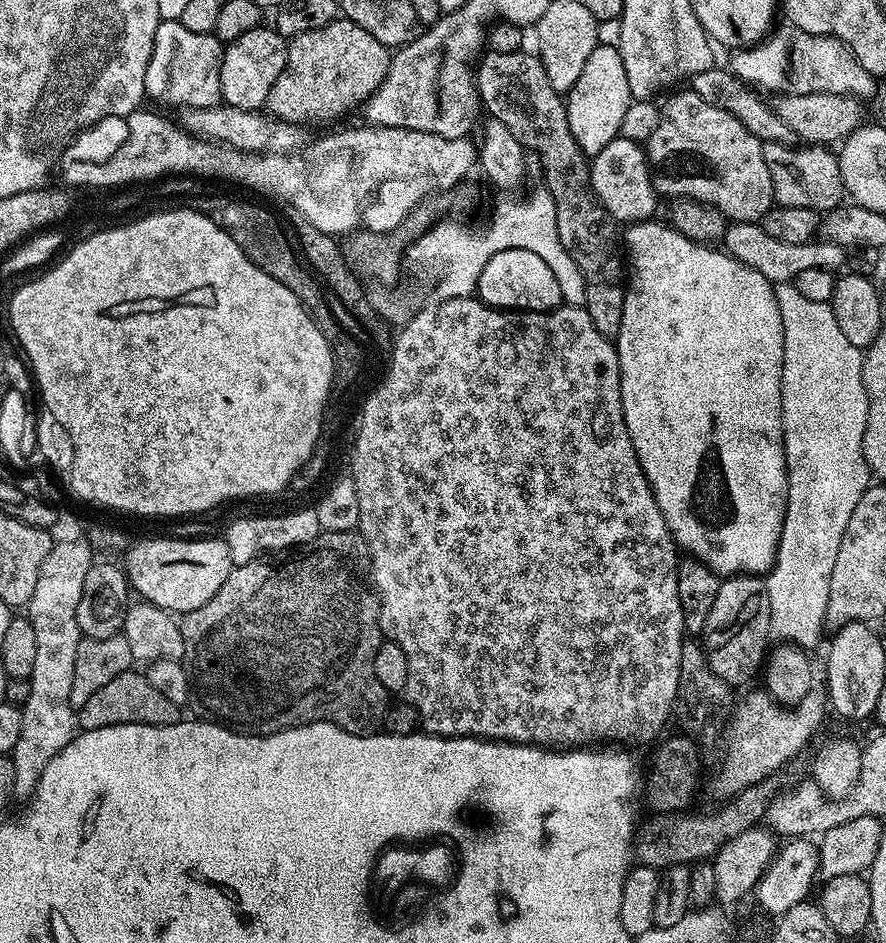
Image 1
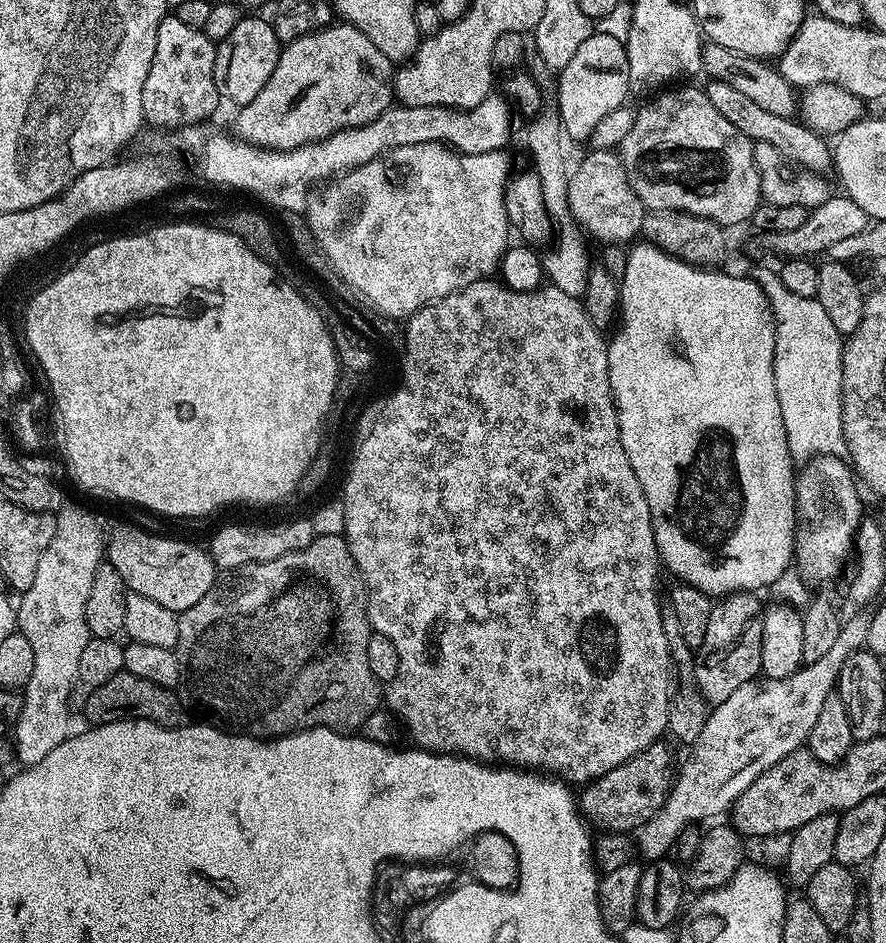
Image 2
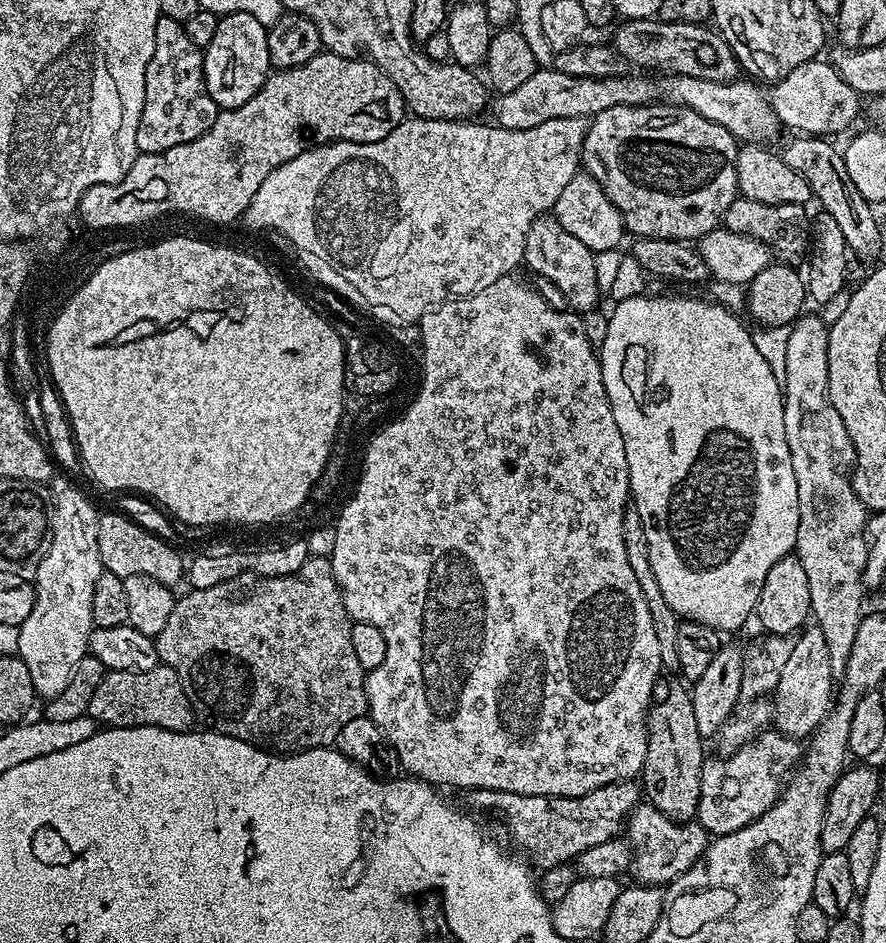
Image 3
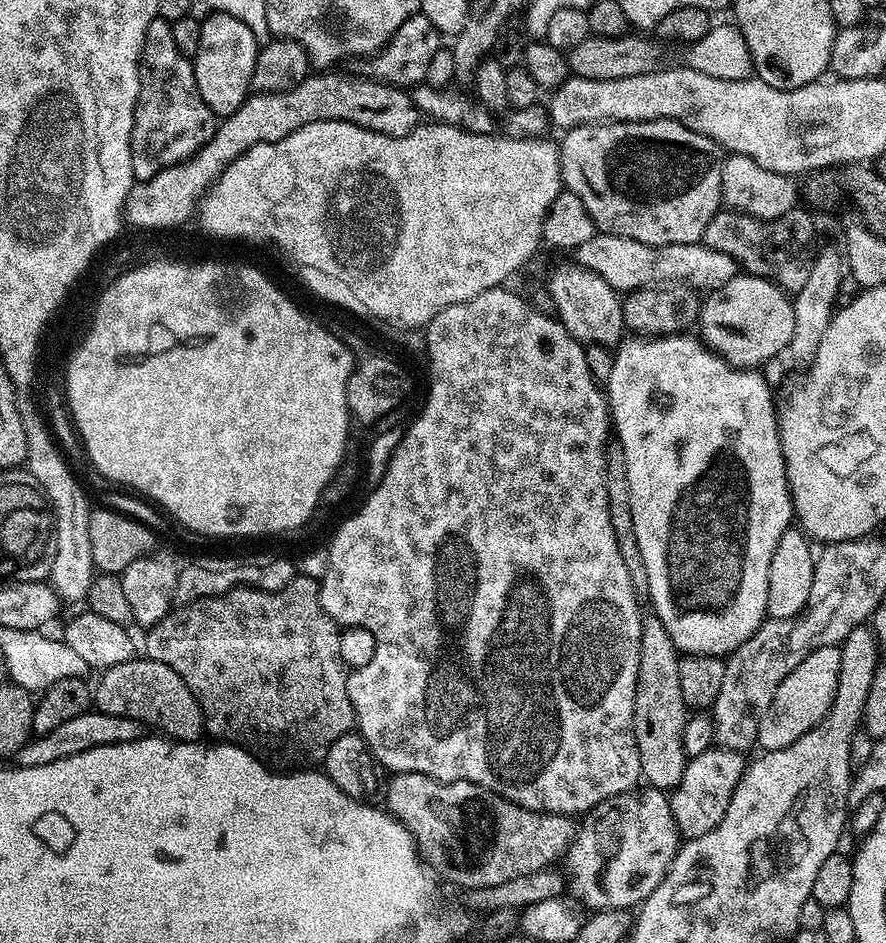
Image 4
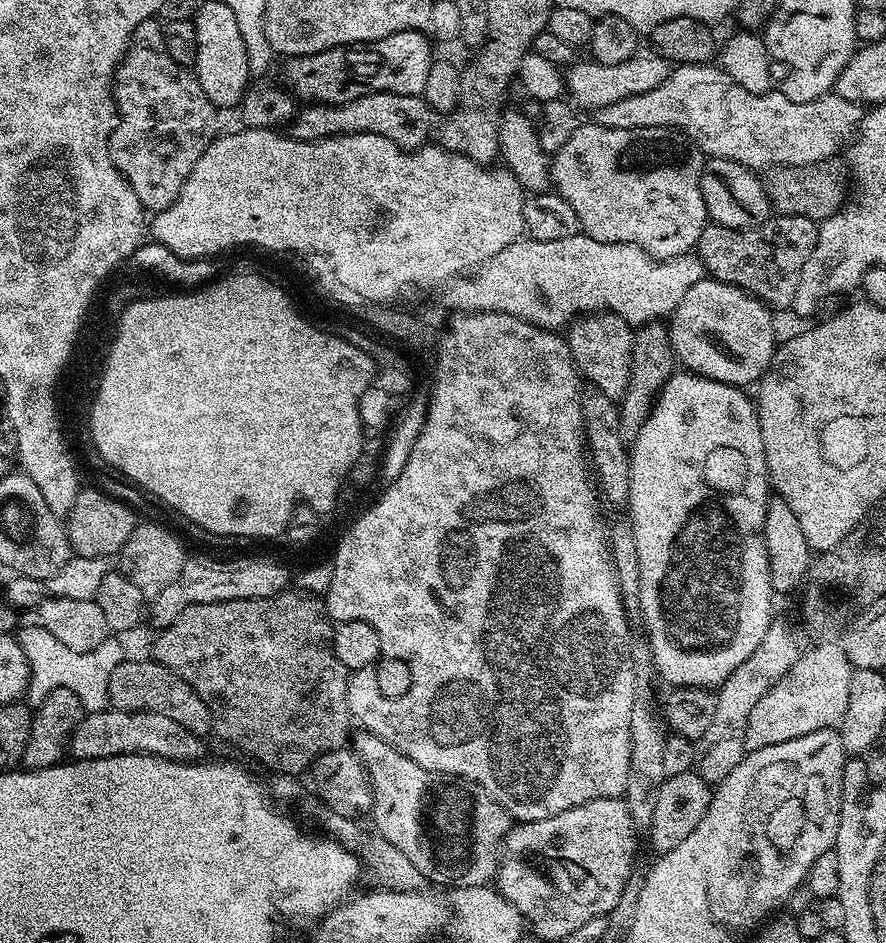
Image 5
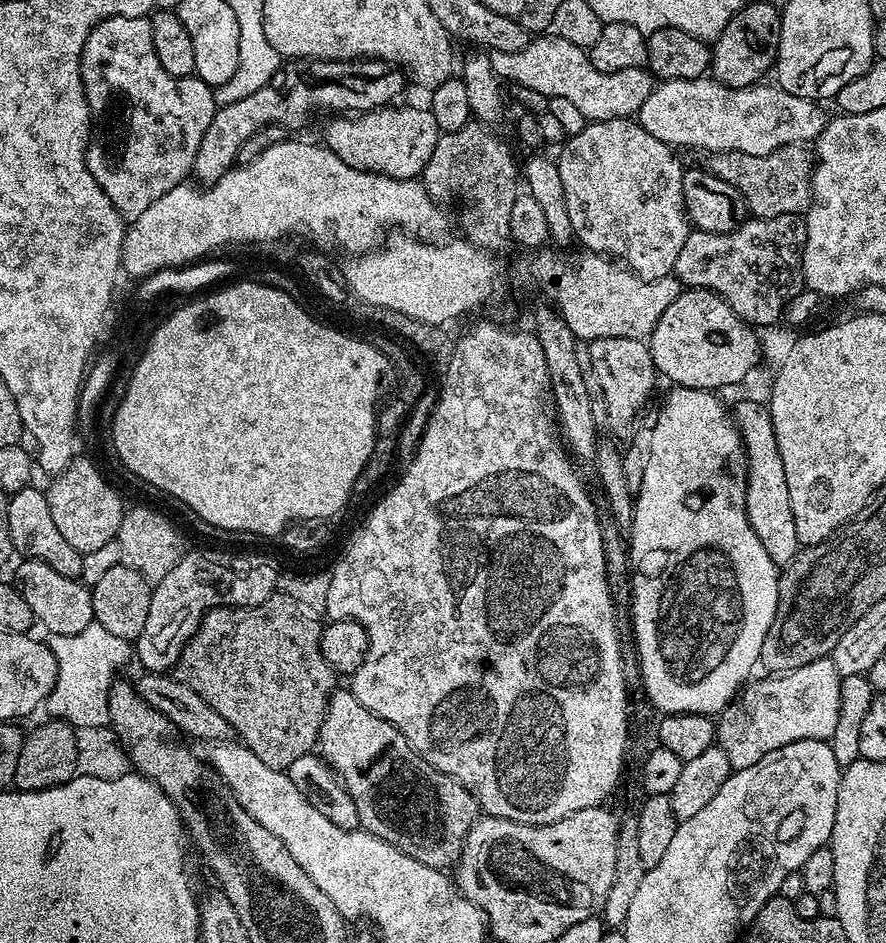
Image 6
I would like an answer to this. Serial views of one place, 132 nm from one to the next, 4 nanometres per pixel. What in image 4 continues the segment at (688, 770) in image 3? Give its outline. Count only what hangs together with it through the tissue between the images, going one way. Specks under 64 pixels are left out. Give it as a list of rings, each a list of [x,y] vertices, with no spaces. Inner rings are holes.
[[[654,614],[641,615],[642,646],[638,650],[638,682],[634,690],[634,718],[632,729],[638,746],[640,775],[645,785],[671,790],[682,782],[690,757],[682,746],[682,730],[690,709],[682,698],[682,685],[678,679],[681,653],[674,646],[674,638],[662,626],[662,618]]]

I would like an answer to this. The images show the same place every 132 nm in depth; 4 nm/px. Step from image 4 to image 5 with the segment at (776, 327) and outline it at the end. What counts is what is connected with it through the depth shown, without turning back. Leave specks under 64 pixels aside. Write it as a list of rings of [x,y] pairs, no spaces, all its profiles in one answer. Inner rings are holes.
[[[705,278],[694,282],[694,286],[686,290],[682,302],[678,302],[678,306],[672,311],[670,325],[667,327],[668,337],[677,361],[687,371],[723,384],[755,385],[770,366],[772,356],[778,347],[776,324],[772,321],[772,316],[773,309],[763,304],[757,296],[752,296],[746,290],[730,286],[721,280]]]

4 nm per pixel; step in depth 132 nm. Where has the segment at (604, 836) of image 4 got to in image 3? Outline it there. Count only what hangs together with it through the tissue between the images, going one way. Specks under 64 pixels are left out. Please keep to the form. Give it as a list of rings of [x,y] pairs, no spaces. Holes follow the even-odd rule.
[[[647,802],[637,804],[628,817],[626,839],[632,845],[630,872],[636,875],[635,883],[653,886],[667,886],[686,874],[686,870],[690,870],[703,858],[710,843],[708,831],[700,823],[676,824]]]

